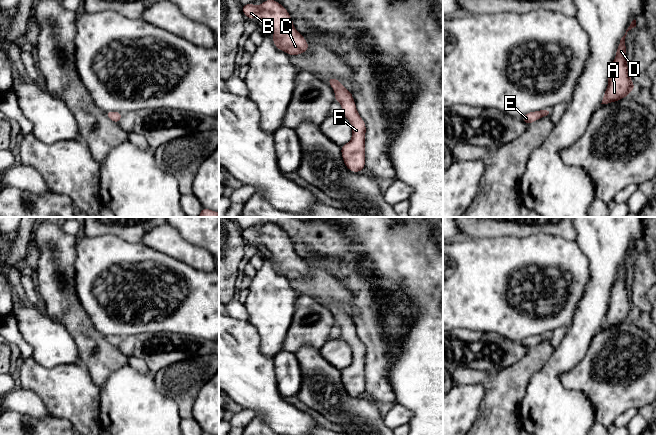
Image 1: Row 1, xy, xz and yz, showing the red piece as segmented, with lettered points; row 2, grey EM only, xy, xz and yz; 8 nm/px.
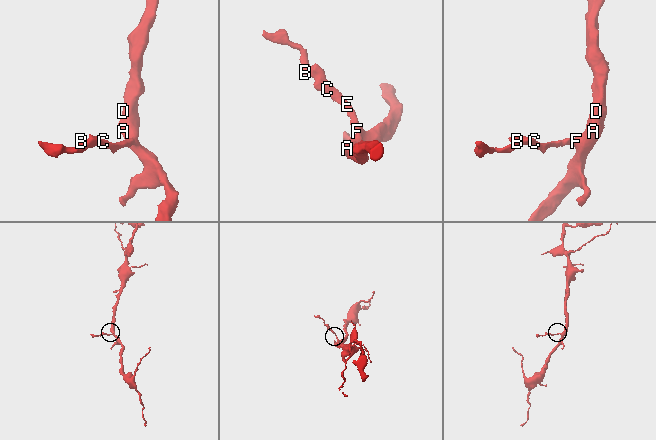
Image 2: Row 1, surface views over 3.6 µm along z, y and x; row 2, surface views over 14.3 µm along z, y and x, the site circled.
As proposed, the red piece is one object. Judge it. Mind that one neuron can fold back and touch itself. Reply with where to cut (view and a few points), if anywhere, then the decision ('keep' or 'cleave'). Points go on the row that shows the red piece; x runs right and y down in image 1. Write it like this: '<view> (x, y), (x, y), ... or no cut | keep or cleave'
no cut | keep

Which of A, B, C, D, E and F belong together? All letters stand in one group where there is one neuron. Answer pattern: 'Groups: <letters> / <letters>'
Groups: A B C D E F

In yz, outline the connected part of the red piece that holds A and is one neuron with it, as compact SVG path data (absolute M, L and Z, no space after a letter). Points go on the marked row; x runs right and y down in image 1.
M635 19L631 22L630 26L626 30L625 35L620 40L619 46L616 50L616 57L615 57L614 61L612 62L611 68L609 70L608 86L604 93L601 104L608 104L608 103L616 102L620 99L626 98L629 93L631 93L633 90L635 90L634 84L630 77L630 70L628 69L628 66L627 66L627 58L626 58L627 49L625 46L625 37L627 35L627 32L634 27L636 27Z

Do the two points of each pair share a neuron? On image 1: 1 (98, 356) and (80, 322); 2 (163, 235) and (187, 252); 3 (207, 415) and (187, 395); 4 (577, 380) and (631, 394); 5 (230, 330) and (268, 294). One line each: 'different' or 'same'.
1: same
2: same
3: different
4: same
5: different

